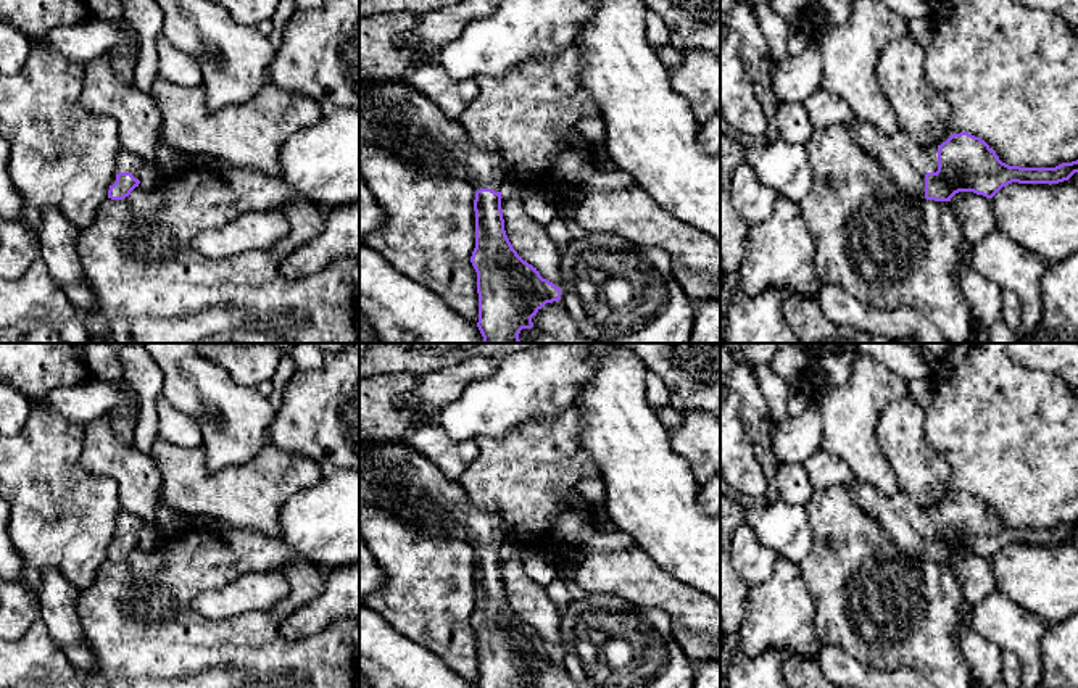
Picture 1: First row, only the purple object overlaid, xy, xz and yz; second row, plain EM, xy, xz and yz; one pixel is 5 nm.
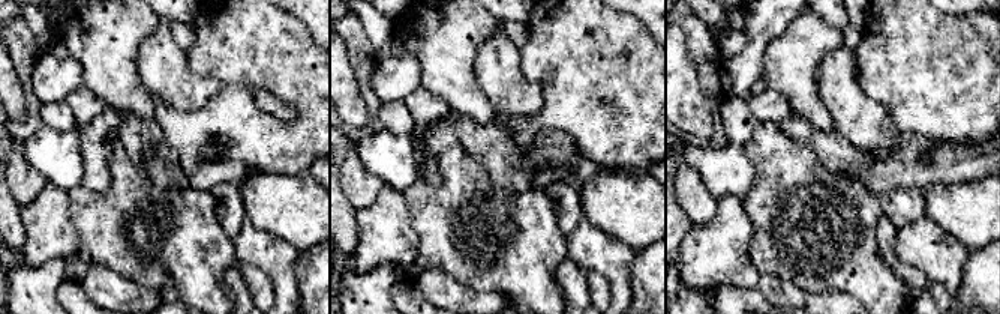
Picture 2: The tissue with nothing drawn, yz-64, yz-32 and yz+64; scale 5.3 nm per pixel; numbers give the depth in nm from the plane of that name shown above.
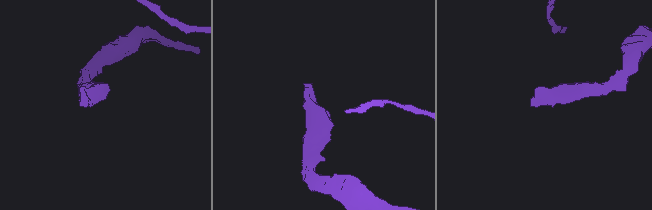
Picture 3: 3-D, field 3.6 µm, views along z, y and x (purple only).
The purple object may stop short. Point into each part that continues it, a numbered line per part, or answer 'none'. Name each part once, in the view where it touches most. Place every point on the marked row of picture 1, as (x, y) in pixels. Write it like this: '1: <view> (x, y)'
1: yz (906, 161)

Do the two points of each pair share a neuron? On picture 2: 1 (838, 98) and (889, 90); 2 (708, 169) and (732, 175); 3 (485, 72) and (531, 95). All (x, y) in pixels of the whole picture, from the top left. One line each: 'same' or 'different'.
1: different
2: same
3: same

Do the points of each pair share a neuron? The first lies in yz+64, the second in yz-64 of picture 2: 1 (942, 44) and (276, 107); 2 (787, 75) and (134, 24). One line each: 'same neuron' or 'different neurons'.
1: different neurons
2: same neuron

